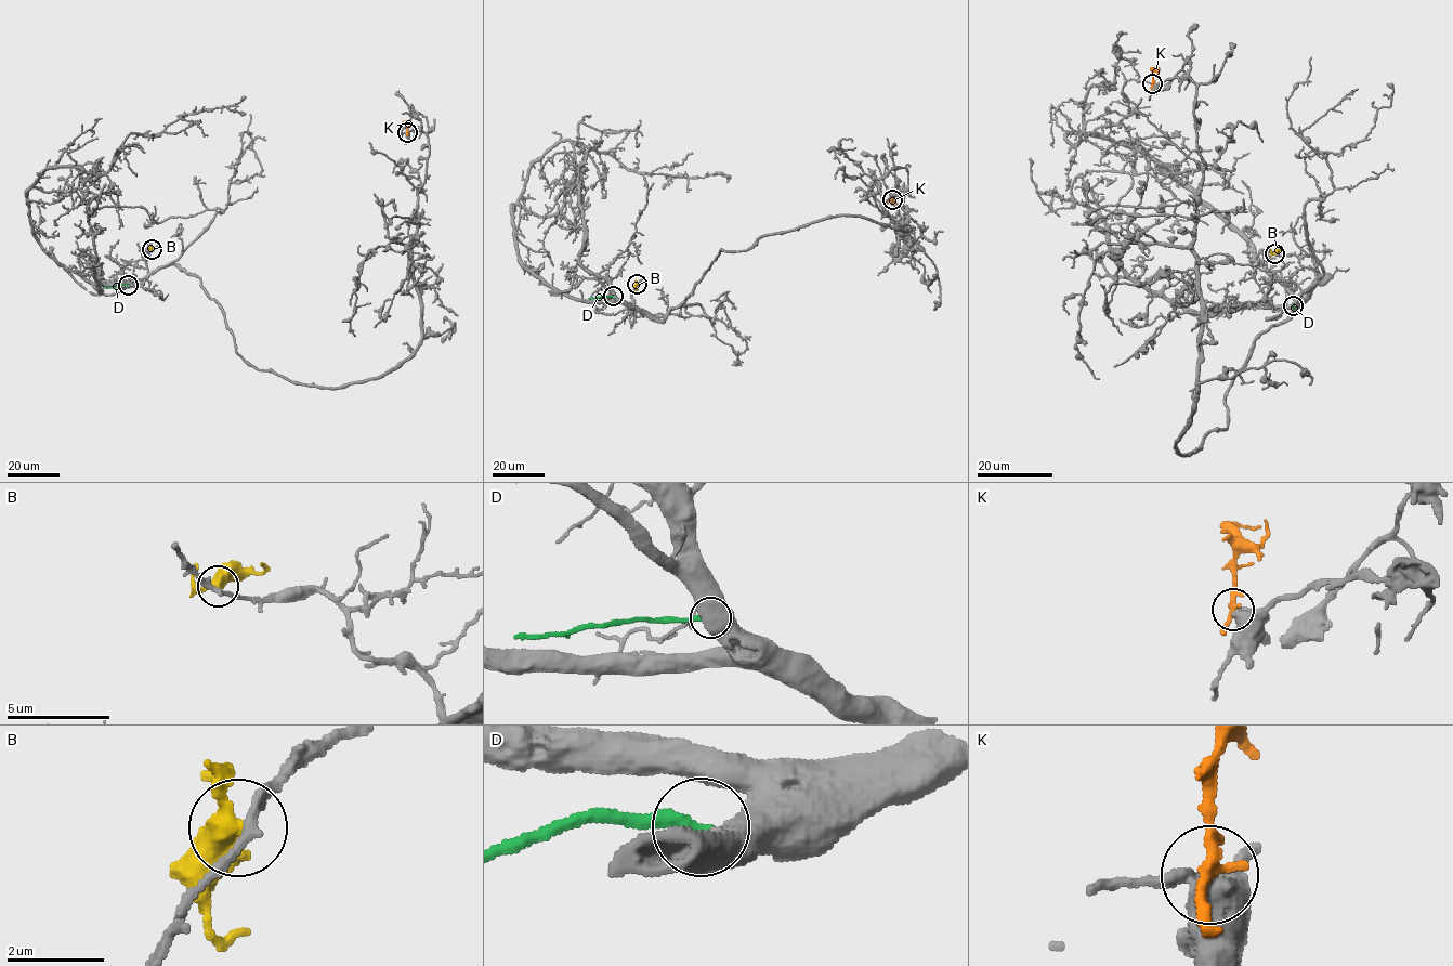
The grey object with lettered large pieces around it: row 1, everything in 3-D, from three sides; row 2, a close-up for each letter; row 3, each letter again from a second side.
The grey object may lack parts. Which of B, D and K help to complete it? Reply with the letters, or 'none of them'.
none of them

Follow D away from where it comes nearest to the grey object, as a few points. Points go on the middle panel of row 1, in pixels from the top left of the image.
D: (613, 296), (588, 299)

